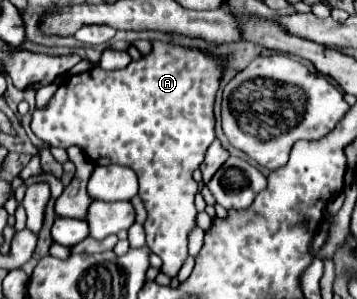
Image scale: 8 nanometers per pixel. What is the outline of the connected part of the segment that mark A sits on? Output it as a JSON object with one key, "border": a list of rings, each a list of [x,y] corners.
{"border":[[[151,41],[153,49],[139,61],[131,61],[125,69],[103,71],[93,67],[83,75],[71,75],[59,85],[57,93],[51,97],[47,107],[35,109],[31,119],[31,131],[51,147],[79,145],[83,153],[95,163],[103,165],[107,159],[115,165],[125,165],[133,169],[139,177],[139,197],[147,209],[147,219],[143,223],[147,233],[147,247],[163,259],[161,271],[175,277],[187,257],[187,233],[195,225],[195,203],[193,197],[199,185],[193,179],[193,171],[205,159],[207,147],[215,141],[215,97],[221,79],[227,71],[227,61],[223,57],[213,57],[209,51],[199,47],[183,47],[179,43]]]}

